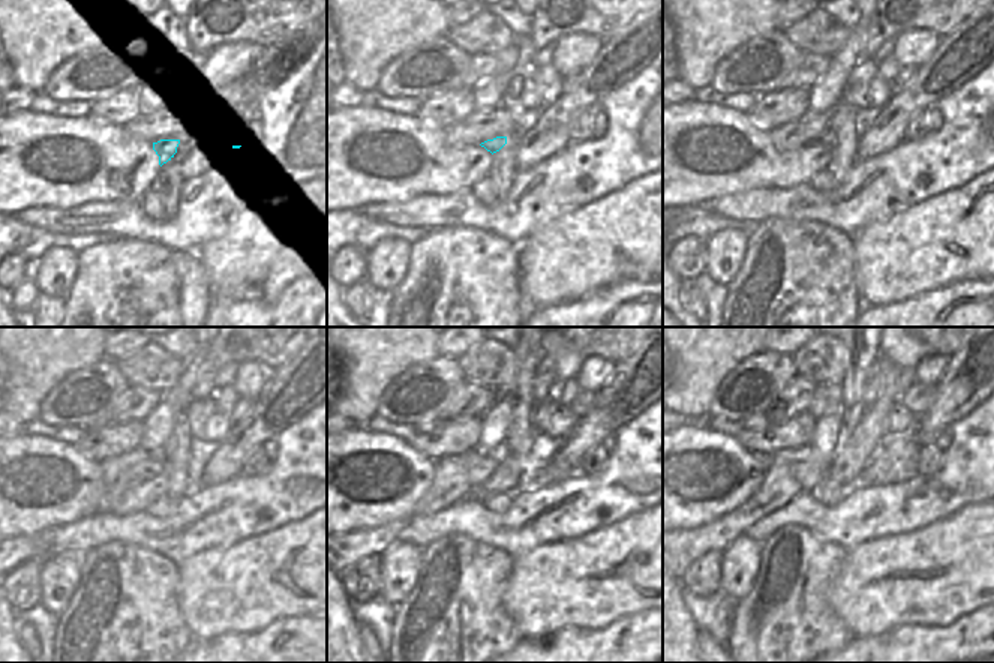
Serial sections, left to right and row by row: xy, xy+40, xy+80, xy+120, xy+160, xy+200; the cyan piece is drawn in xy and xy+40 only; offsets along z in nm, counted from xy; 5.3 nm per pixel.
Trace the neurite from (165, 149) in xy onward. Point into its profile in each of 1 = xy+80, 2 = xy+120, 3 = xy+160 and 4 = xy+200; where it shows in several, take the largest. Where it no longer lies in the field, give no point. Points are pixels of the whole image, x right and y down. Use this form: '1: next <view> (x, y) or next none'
1: next xy+80 (826, 138)
2: next xy+120 (150, 468)
3: next xy+160 (479, 465)
4: next xy+200 (805, 464)

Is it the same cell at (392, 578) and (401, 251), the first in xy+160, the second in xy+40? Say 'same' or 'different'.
same

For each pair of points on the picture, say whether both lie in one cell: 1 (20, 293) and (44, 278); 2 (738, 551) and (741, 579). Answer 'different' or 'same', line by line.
1: different
2: same

